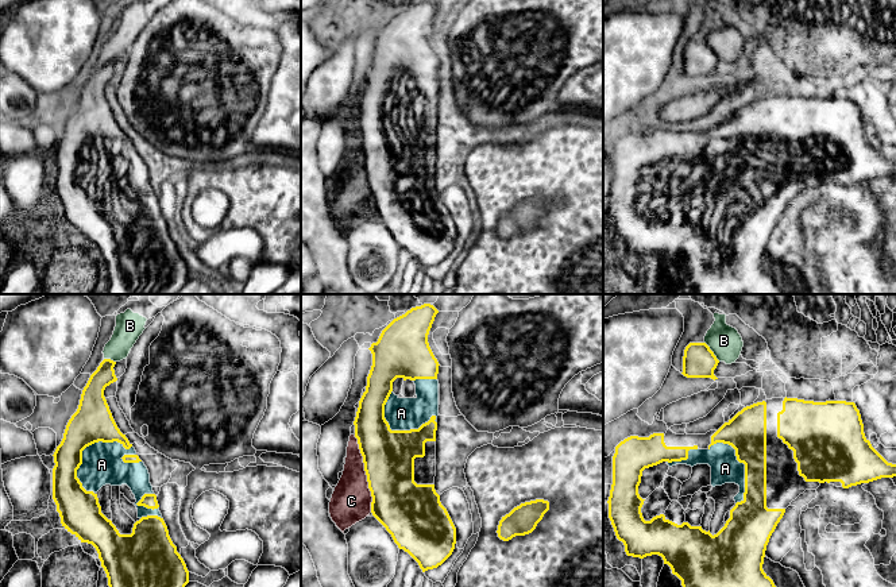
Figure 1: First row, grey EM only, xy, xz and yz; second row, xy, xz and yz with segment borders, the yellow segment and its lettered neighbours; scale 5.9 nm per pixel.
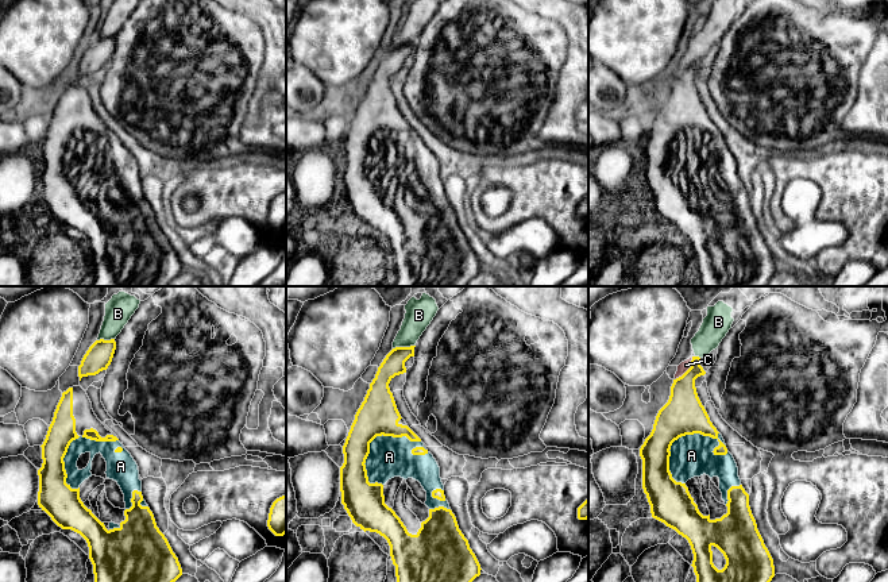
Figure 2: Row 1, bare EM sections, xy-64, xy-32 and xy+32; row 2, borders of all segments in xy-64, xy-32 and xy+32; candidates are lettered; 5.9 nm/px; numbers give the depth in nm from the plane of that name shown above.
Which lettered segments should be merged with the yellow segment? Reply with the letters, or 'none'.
A

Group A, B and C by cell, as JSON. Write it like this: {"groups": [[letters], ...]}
{"groups": [["A"], ["B", "C"]]}

